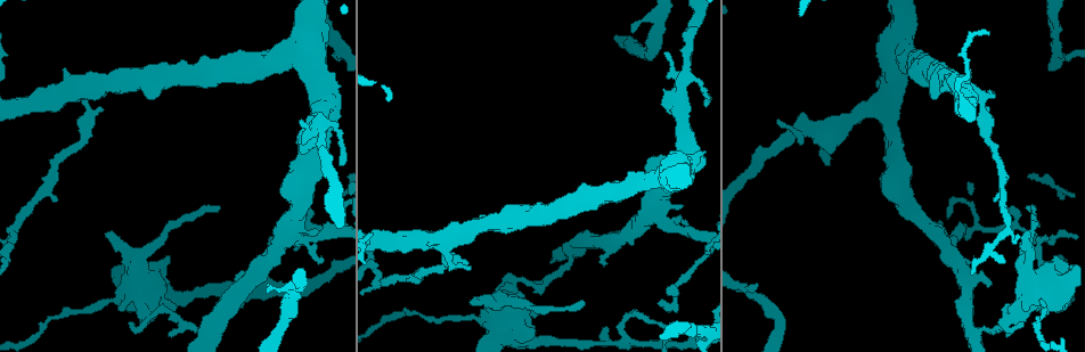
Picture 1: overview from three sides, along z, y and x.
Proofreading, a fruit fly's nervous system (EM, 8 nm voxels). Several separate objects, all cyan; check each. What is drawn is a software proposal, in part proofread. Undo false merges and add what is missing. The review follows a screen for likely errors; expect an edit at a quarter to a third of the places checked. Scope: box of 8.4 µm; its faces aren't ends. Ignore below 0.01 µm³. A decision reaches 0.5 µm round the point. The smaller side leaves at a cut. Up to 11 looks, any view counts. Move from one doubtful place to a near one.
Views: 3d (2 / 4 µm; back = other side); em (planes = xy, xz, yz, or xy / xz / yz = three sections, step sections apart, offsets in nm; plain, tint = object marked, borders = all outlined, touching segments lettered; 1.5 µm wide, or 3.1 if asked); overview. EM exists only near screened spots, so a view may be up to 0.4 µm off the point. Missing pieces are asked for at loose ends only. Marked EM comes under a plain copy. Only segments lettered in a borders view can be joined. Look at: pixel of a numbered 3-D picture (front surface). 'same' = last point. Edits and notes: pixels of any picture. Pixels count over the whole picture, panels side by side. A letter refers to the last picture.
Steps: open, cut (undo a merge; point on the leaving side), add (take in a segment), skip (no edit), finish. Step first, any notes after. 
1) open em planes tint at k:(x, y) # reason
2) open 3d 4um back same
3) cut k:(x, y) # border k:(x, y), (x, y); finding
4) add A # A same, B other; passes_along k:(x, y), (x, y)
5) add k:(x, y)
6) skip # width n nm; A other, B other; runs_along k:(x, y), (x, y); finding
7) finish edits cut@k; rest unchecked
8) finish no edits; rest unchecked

open 3d 4um at 1:(511, 288) # sudden change in width

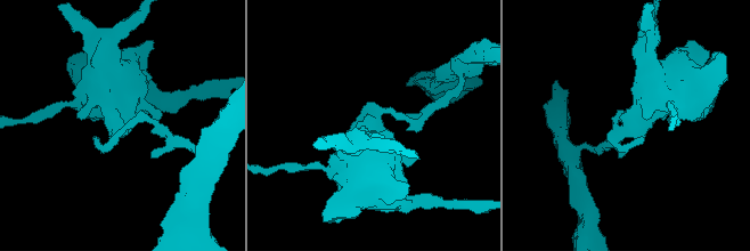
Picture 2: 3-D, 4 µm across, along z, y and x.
open em xz step 8 borders at 2:(122, 127)

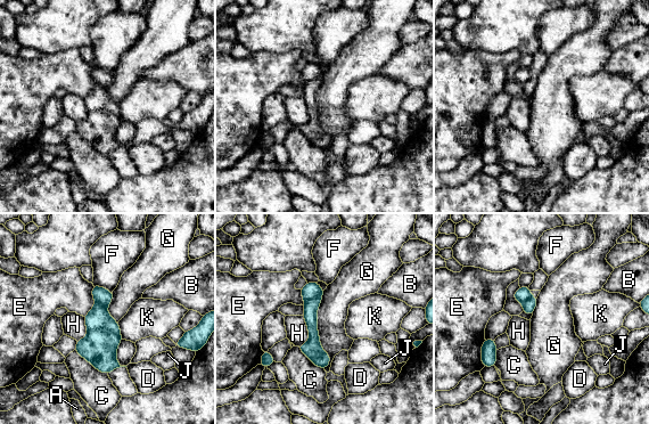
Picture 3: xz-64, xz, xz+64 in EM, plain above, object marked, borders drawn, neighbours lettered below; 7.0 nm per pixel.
open em planes borders same # another direction

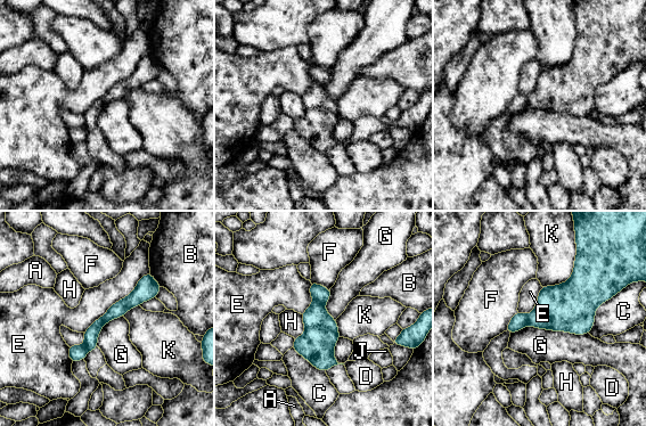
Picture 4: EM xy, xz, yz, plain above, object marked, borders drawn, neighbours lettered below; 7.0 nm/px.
cut 4:(321, 333) # A other, B other, C other, D other, E other, F other, G other, H other, J other, K other; border 4:(315, 300), (324, 304); a second neuron is stuck on

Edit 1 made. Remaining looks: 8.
open overview

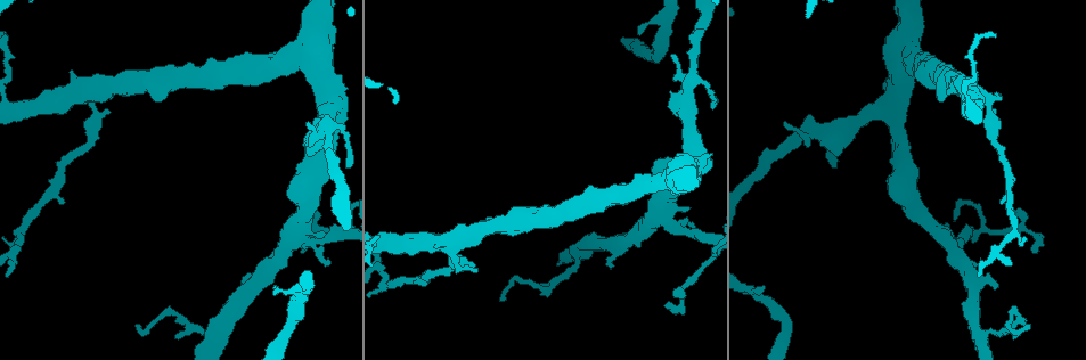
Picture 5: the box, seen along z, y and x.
open 3d 2um at 5:(277, 286)

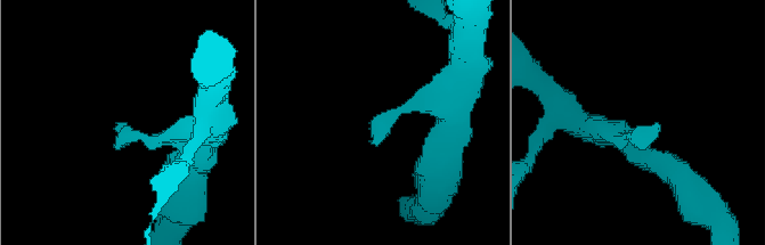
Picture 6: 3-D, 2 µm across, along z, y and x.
open em xy step 8 borders at 6:(121, 126)

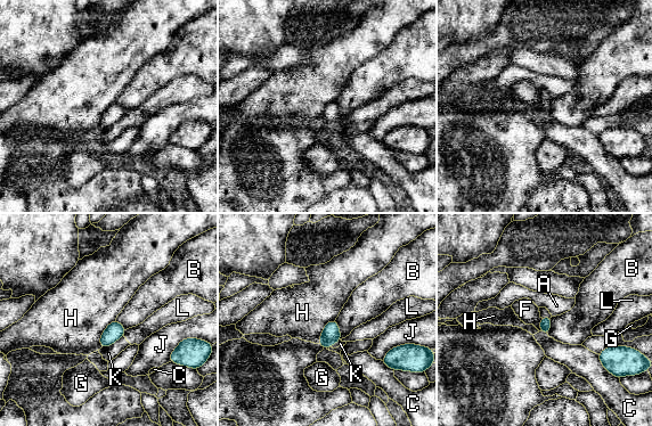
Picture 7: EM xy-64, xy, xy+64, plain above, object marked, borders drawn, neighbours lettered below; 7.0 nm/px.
skip # A other, B other, C other, F other, G other, H other, J other, K other, L other; border 7:(115, 319), (104, 330), (99, 347); none of them fits

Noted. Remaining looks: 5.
finish edits cut@4; rest unchecked

